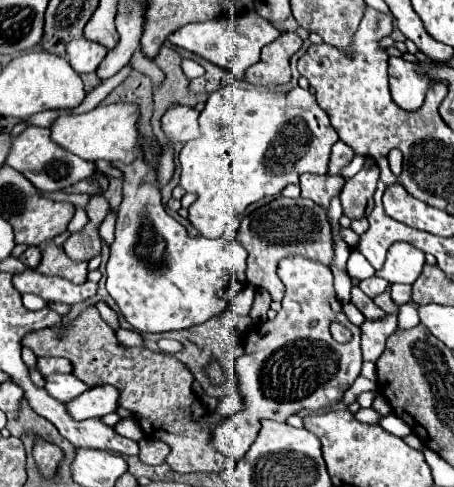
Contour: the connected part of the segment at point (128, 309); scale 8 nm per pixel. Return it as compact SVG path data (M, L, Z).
M139 136L137 148L141 154L135 162L111 162L123 172L123 202L117 208L115 242L107 262L107 292L137 332L185 330L221 314L229 298L243 288L247 252L235 240L191 238L161 204L157 168L147 162L149 150L159 160L159 142Z

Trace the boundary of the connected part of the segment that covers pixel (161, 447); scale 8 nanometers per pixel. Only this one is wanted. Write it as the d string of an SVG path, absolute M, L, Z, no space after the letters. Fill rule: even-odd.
M139 440L139 458L146 464L159 465L165 462L165 456L169 454L167 444L155 442L155 440Z

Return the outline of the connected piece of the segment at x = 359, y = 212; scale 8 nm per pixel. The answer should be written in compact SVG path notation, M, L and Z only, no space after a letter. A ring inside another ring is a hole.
M373 166L371 170L361 170L359 174L355 174L349 184L343 186L341 192L341 204L343 204L343 212L349 218L365 218L371 210L373 210L373 192L375 192L375 184L377 184L377 176L379 176L379 168Z

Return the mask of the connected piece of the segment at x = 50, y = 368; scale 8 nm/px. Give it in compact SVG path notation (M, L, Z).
M39 358L37 366L43 376L53 374L53 372L63 372L63 374L71 372L71 364L67 358Z

